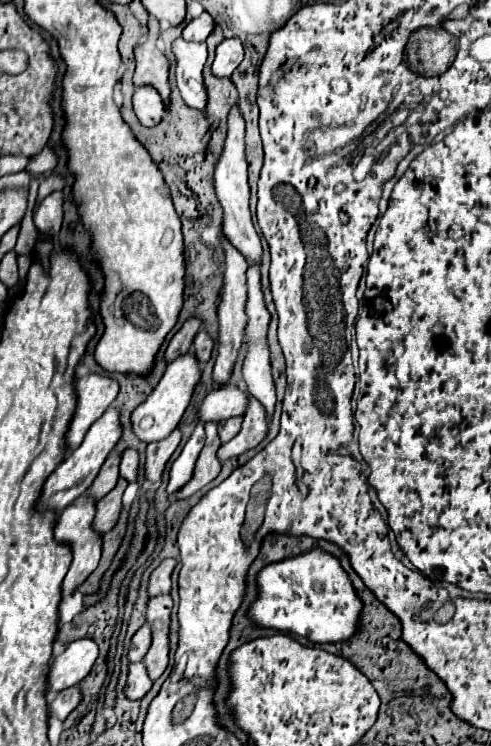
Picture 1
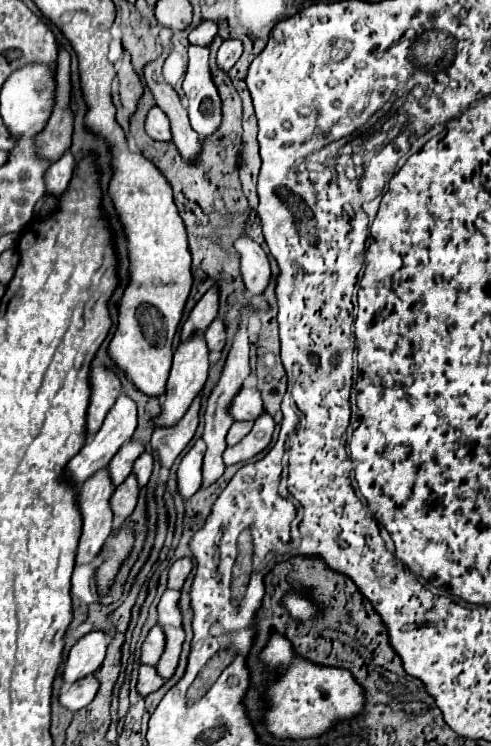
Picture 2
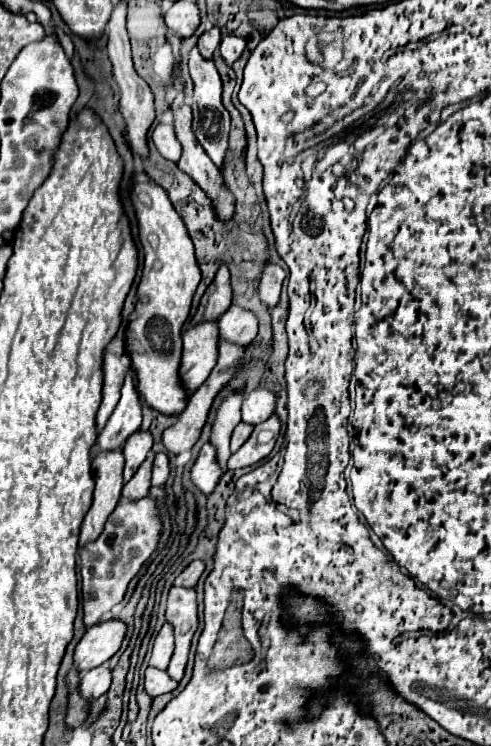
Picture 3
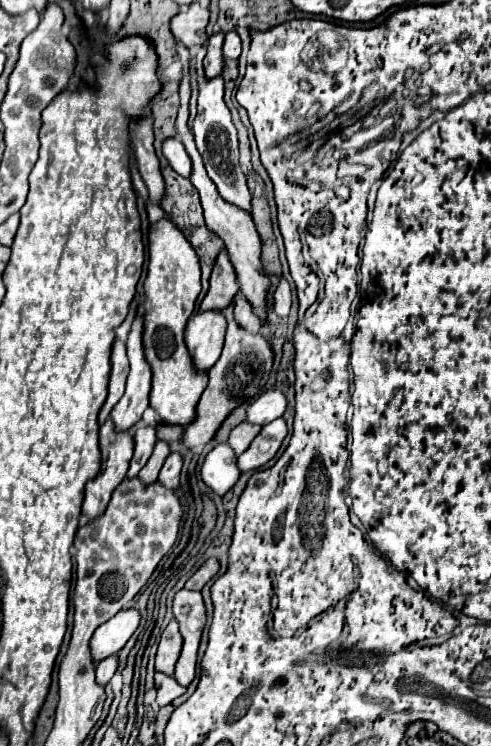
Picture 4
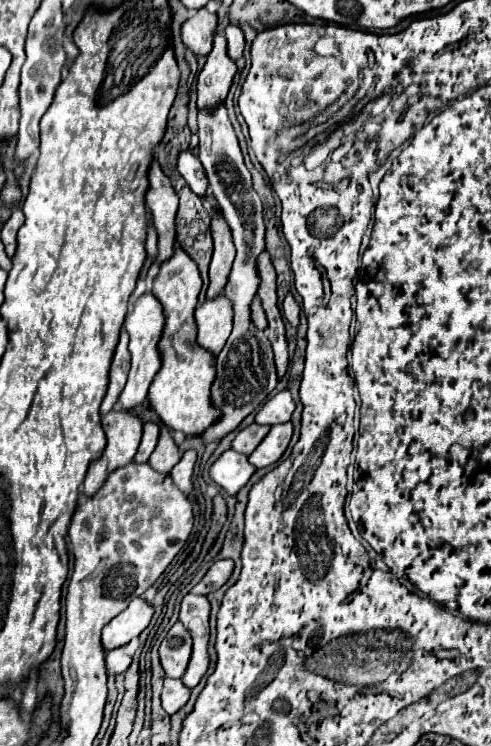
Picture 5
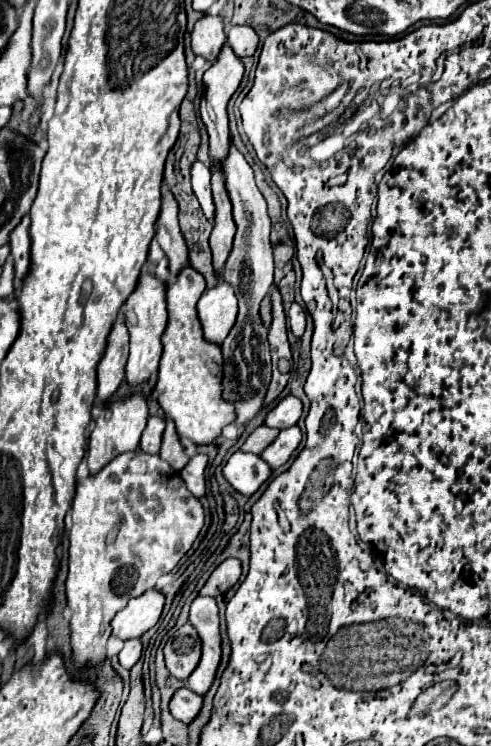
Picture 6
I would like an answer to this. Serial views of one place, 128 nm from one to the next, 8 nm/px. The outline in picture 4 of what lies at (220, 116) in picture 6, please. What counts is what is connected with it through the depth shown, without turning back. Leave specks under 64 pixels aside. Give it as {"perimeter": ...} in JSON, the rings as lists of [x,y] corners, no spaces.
{"perimeter":[[[218,32],[218,34],[212,34],[208,38],[208,46],[206,46],[206,58],[204,58],[204,70],[210,78],[214,76],[220,76],[222,74],[222,66],[224,66],[224,60],[222,60],[222,42],[224,42],[224,34]]]}

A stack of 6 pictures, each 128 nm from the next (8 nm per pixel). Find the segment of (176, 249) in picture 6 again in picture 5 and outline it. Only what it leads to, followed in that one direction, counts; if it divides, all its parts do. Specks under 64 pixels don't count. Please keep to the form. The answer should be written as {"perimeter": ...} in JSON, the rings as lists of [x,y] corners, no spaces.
{"perimeter":[[[154,158],[148,170],[148,192],[146,192],[146,206],[150,208],[156,232],[158,232],[158,260],[168,260],[172,256],[172,248],[176,244],[174,232],[174,216],[178,210],[178,196],[158,166]]]}

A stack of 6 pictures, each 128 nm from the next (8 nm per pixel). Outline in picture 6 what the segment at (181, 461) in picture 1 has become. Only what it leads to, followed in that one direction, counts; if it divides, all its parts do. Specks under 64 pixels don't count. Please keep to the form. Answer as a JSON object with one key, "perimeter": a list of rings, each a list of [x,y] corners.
{"perimeter":[[[234,452],[226,466],[222,468],[222,474],[224,478],[232,484],[234,490],[238,490],[240,494],[244,496],[250,496],[254,494],[262,482],[270,476],[270,468],[268,464],[256,456],[256,454],[244,454],[244,452]]]}

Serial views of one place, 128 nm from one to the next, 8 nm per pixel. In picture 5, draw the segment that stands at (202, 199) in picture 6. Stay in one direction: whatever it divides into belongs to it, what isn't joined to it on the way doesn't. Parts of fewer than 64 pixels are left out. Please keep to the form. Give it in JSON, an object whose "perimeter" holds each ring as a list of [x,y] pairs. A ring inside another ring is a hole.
{"perimeter":[[[182,150],[178,154],[178,172],[182,174],[182,178],[186,180],[186,184],[192,188],[192,192],[196,192],[198,196],[204,196],[206,194],[206,186],[208,186],[208,180],[204,176],[204,168],[200,164],[200,160],[196,160],[192,156],[192,152],[188,150]],[[200,168],[202,168],[202,176],[200,176]]]}

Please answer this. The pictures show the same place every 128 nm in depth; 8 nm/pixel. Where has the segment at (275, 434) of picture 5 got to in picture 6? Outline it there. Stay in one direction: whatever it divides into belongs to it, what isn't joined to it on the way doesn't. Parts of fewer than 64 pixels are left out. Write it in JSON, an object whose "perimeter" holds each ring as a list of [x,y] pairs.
{"perimeter":[[[298,426],[284,428],[284,430],[280,430],[278,438],[268,448],[264,448],[264,452],[260,456],[264,458],[264,462],[270,468],[280,468],[290,458],[290,454],[296,450],[300,440],[302,440],[302,432]]]}

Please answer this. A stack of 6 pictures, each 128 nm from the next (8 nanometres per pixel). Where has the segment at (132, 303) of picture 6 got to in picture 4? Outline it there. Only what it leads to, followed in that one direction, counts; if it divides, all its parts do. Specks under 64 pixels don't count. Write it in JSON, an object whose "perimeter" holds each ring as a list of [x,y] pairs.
{"perimeter":[[[138,314],[132,322],[132,330],[128,334],[128,360],[130,360],[130,374],[126,382],[126,394],[110,412],[116,432],[130,430],[136,422],[140,422],[142,412],[148,406],[148,392],[150,392],[150,366],[144,358],[142,348],[142,316]]]}

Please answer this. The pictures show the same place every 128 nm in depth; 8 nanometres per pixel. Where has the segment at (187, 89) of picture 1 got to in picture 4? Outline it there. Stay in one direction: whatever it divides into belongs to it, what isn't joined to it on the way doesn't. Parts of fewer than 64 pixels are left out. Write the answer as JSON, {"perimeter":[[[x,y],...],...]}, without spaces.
{"perimeter":[[[200,46],[200,52],[196,56],[196,72],[198,72],[198,114],[194,118],[192,124],[192,132],[196,138],[196,148],[200,152],[200,156],[204,158],[204,166],[208,176],[212,178],[212,182],[216,184],[218,192],[222,198],[226,198],[228,202],[240,206],[242,210],[250,212],[250,192],[244,180],[244,174],[238,166],[238,138],[236,138],[236,128],[230,120],[230,110],[224,104],[224,80],[222,76],[218,78],[208,78],[204,74],[204,66],[202,66],[202,58],[204,58],[206,50],[204,46]]]}

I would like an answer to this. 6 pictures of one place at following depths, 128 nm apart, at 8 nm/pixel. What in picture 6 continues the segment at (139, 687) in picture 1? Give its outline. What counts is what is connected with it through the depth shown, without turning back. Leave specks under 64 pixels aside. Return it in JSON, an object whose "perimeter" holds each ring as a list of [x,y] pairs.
{"perimeter":[[[186,686],[178,688],[174,694],[172,694],[172,700],[170,700],[170,714],[182,722],[192,722],[194,716],[198,714],[200,706],[202,706],[202,696],[194,694],[192,690],[188,690]]]}

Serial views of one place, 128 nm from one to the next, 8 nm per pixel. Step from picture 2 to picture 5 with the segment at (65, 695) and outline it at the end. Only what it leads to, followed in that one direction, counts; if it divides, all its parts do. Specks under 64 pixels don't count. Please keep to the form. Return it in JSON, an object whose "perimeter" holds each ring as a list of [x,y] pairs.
{"perimeter":[[[116,648],[106,652],[106,668],[110,674],[122,674],[130,666],[132,658],[124,652],[124,648]]]}

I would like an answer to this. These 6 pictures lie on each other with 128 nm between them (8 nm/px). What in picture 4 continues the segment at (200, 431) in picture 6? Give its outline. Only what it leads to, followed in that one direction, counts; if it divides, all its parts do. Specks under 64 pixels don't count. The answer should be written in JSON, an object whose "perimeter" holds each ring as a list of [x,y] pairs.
{"perimeter":[[[168,218],[150,224],[148,230],[148,276],[144,282],[144,354],[152,368],[150,406],[162,422],[186,426],[196,416],[196,404],[208,384],[206,374],[198,374],[184,344],[184,328],[194,312],[194,302],[200,294],[200,264],[198,254],[186,236]]]}

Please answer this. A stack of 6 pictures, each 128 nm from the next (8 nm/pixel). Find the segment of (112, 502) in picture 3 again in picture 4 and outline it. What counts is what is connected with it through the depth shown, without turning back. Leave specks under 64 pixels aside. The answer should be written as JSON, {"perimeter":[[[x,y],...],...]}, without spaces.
{"perimeter":[[[106,420],[104,426],[100,426],[100,452],[100,472],[86,484],[86,498],[82,504],[82,514],[86,516],[86,520],[94,520],[104,512],[108,500],[112,498],[112,492],[124,480],[128,462],[134,452],[132,430],[114,432],[112,420]]]}

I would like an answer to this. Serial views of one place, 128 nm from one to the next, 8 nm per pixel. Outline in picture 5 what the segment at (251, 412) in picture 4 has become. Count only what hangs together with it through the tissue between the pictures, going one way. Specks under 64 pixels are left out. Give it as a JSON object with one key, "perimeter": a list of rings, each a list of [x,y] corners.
{"perimeter":[[[282,390],[278,392],[276,396],[272,396],[256,414],[254,422],[256,424],[268,424],[268,426],[274,426],[274,424],[280,424],[280,422],[288,422],[290,416],[294,412],[294,402],[292,402],[292,396],[288,390]]]}

